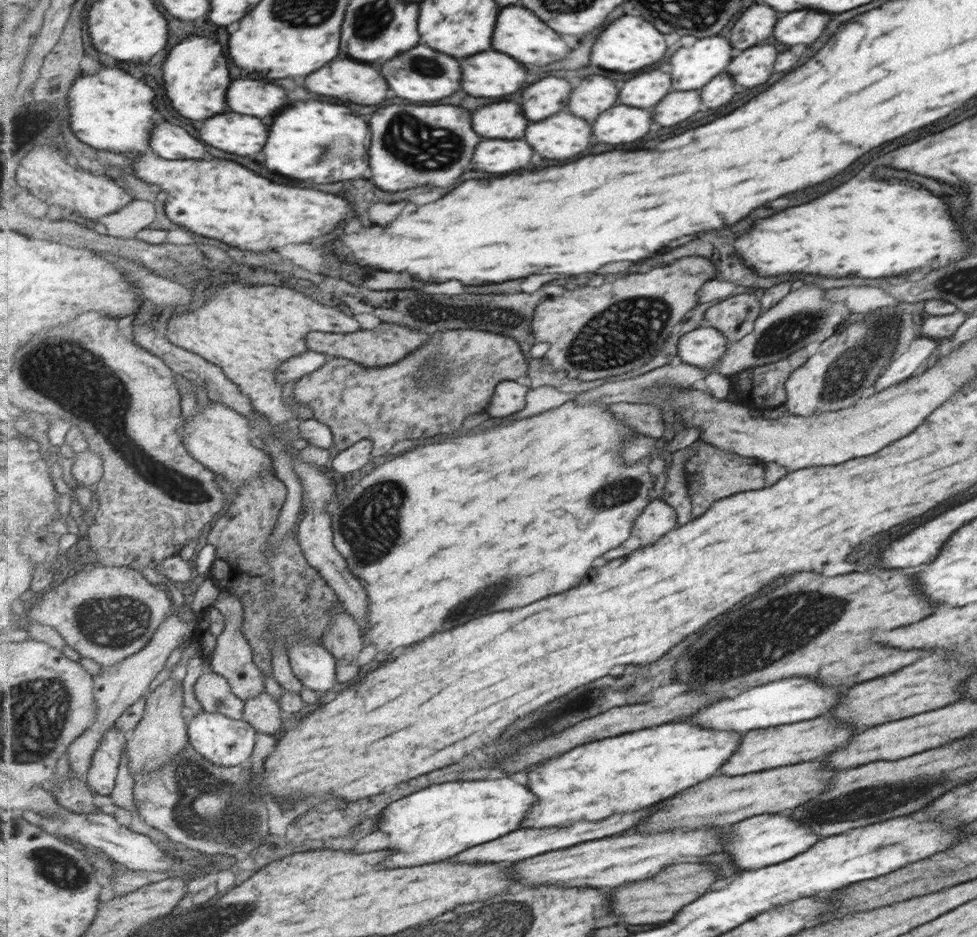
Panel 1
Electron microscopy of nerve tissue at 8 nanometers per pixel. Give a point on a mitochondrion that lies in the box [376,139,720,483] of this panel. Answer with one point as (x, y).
(628, 335)

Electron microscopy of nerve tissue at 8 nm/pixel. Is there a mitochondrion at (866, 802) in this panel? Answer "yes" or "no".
yes

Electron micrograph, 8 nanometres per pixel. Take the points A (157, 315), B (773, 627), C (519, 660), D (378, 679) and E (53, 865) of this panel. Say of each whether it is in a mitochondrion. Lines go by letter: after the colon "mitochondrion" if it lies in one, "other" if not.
A: other
B: mitochondrion
C: other
D: other
E: mitochondrion

